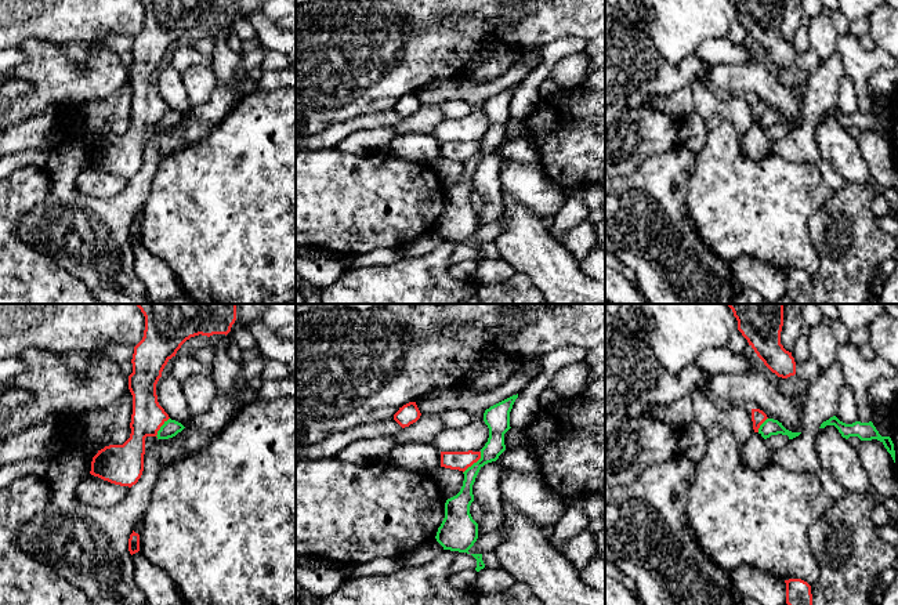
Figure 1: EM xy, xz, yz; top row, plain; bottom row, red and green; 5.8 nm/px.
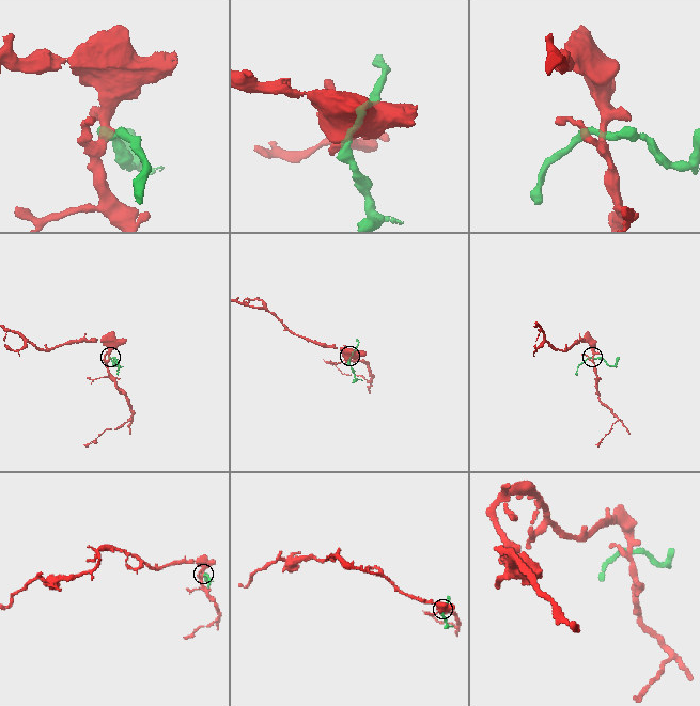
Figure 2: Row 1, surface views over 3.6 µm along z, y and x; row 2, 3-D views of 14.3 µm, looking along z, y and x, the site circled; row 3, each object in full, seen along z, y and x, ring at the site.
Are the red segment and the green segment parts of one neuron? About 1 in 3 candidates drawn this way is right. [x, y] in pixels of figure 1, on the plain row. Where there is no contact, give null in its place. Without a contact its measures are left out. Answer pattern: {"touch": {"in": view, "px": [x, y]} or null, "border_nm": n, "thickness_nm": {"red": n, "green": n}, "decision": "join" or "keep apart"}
{"touch": {"in": "xz", "px": [474, 152]}, "border_nm": 170, "thickness_nm": {"red": 110, "green": 120}, "decision": "keep apart"}

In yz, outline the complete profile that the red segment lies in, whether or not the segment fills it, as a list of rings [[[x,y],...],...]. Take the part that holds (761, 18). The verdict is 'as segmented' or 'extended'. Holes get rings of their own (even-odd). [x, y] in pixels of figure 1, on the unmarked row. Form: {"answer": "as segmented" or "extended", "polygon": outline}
{"answer": "as segmented", "polygon": [[[732,0],[732,3],[738,11],[738,21],[764,55],[778,68],[794,66],[794,48],[781,35],[783,0]]]}

